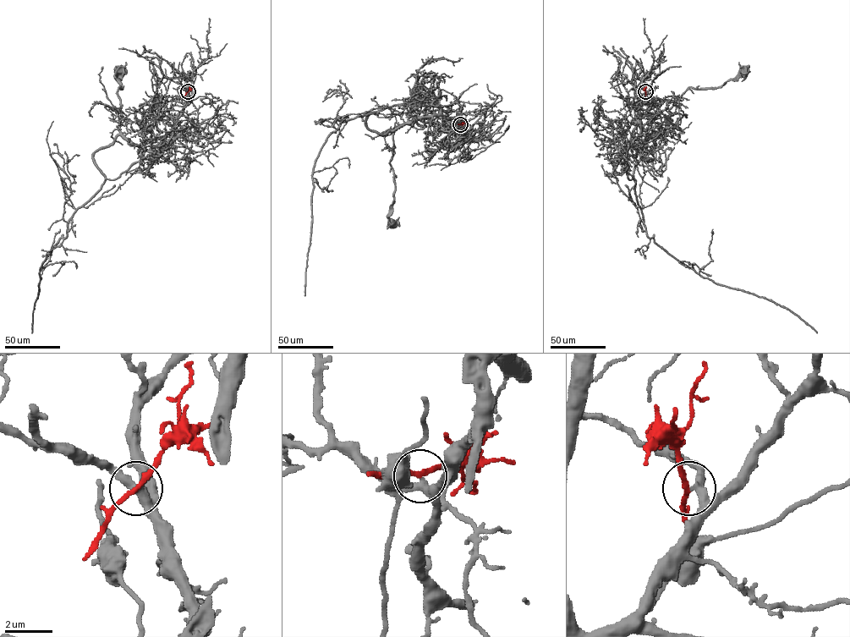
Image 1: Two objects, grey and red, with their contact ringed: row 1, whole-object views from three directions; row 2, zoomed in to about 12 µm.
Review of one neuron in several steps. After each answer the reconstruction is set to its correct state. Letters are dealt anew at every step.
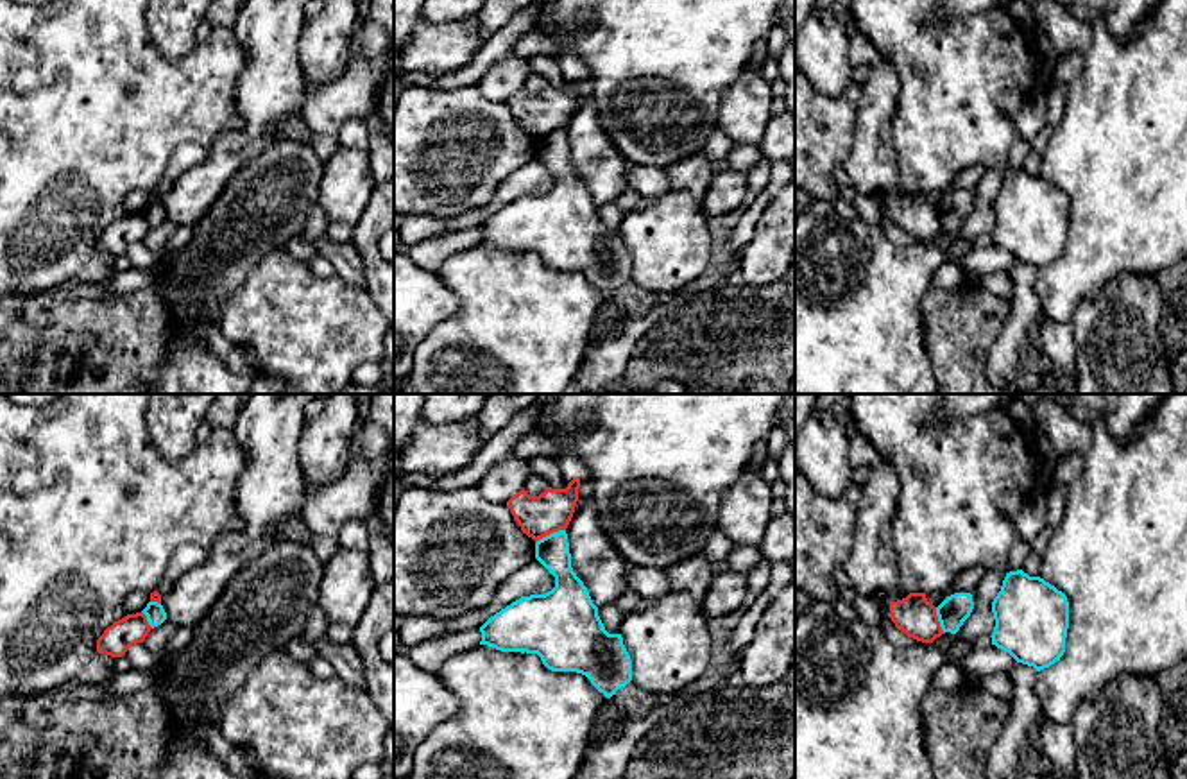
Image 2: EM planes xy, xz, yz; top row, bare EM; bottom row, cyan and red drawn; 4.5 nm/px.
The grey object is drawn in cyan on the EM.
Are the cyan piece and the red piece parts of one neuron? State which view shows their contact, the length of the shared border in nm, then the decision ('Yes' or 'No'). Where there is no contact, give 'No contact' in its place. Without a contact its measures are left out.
Touches cyan in xz. Shared border 150 nm. No

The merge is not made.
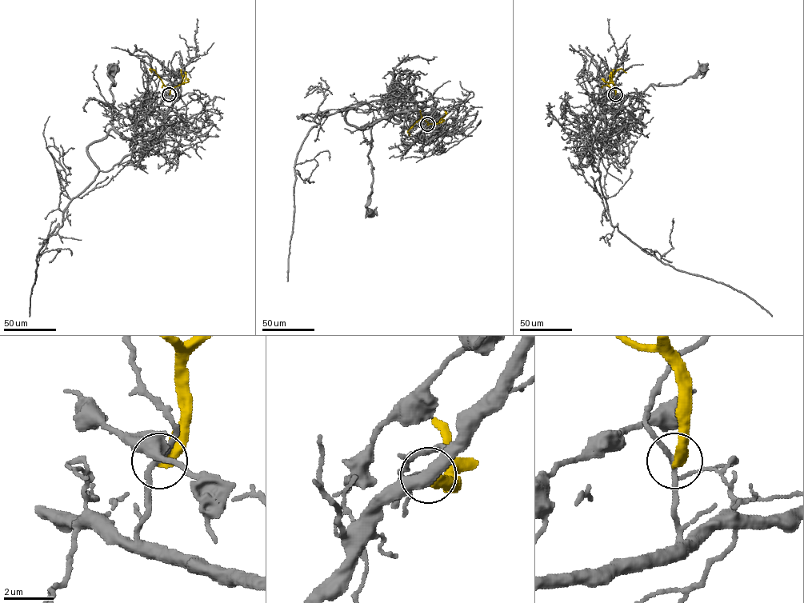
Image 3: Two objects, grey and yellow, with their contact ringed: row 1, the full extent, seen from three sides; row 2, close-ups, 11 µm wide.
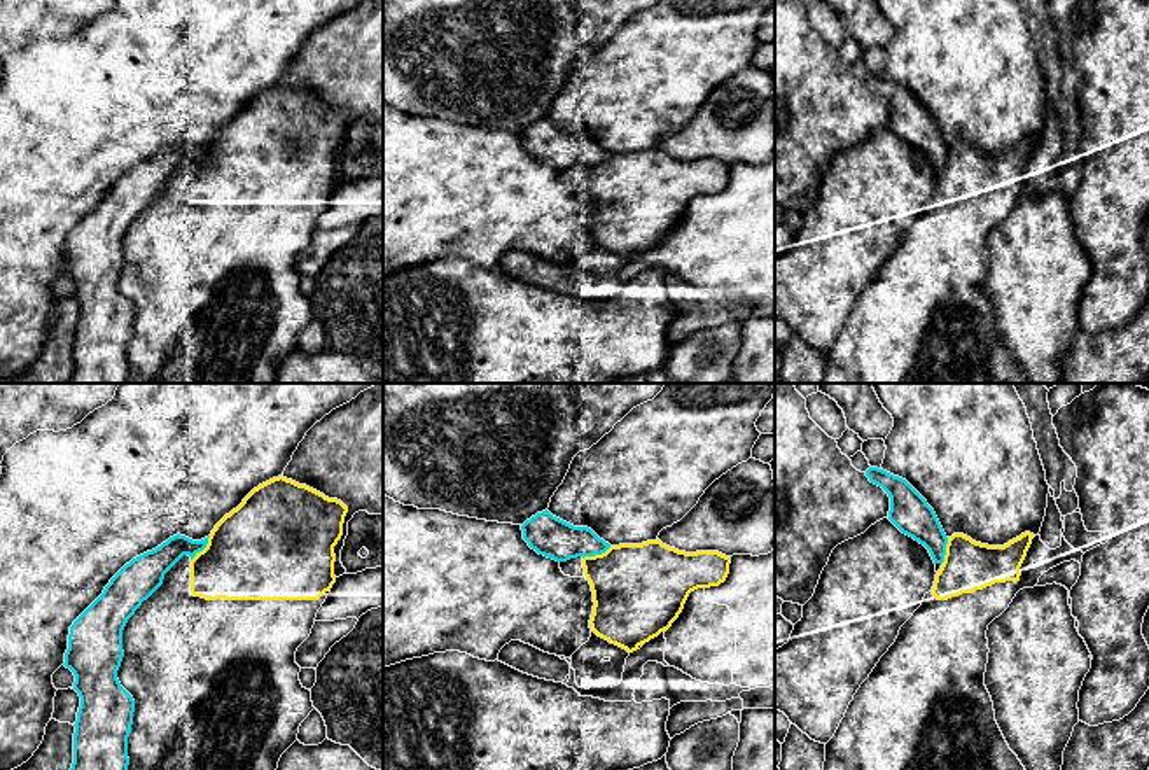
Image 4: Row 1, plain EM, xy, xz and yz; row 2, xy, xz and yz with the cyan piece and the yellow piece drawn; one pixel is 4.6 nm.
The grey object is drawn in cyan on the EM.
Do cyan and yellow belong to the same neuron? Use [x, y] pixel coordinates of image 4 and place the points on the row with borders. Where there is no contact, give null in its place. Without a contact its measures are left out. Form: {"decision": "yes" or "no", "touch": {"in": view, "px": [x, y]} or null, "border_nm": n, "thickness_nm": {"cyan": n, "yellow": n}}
{"decision": "no", "touch": {"in": "xy", "px": [203, 548]}, "border_nm": 150, "thickness_nm": {"cyan": 140, "yellow": 440}}

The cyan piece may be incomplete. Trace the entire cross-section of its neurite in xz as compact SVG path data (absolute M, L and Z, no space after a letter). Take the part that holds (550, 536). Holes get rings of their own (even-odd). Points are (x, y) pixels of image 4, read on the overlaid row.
M547 509L526 520L521 530L532 550L556 562L602 555L610 548L591 528L574 527L553 516Z

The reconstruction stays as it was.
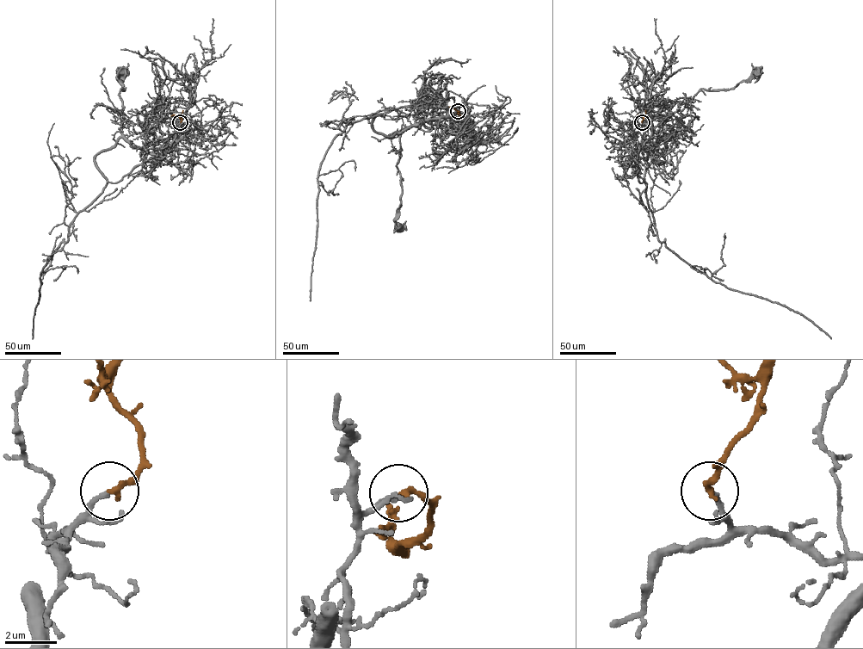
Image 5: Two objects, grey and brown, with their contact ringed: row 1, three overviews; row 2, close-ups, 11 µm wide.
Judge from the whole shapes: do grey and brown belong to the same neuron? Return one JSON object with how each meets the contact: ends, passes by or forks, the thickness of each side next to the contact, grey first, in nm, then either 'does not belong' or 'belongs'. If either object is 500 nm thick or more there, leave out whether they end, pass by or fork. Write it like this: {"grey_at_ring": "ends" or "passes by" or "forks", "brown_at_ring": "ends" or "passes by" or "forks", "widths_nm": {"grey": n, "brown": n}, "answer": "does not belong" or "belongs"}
{"grey_at_ring": "ends", "brown_at_ring": "ends", "widths_nm": {"grey": 190, "brown": 240}, "answer": "belongs"}

